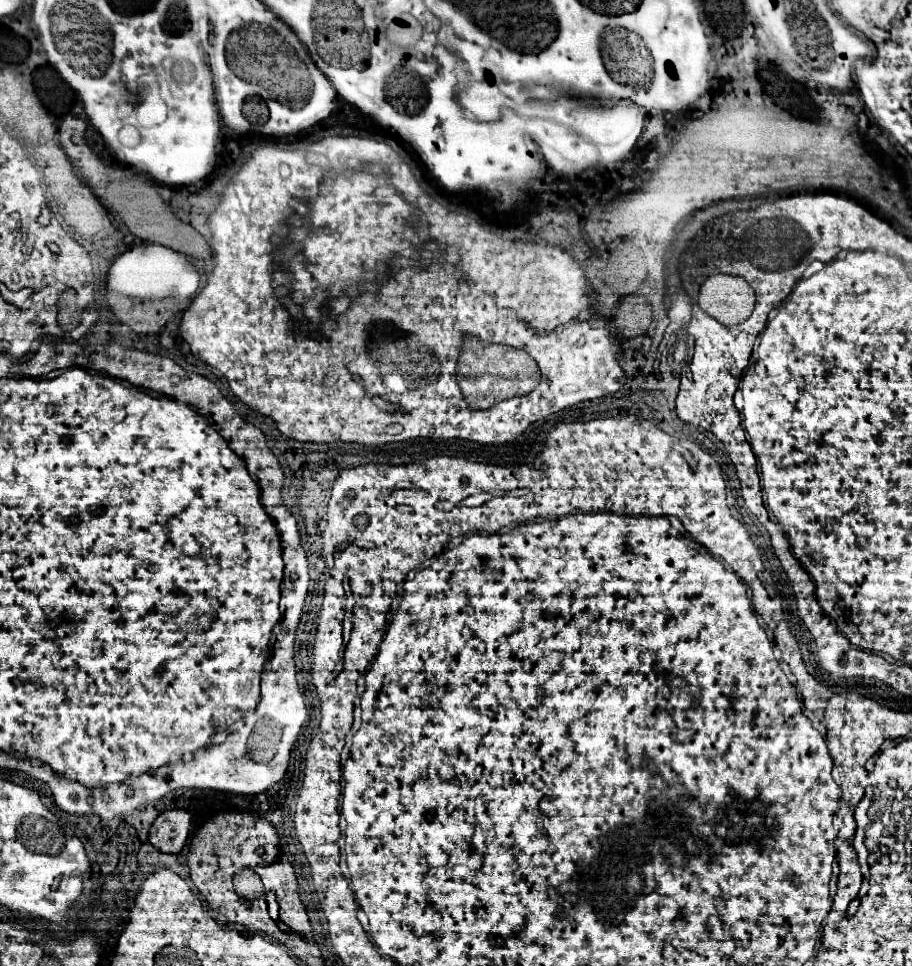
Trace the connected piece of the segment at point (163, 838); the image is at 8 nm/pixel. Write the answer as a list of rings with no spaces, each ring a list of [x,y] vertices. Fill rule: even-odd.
[[[166,810],[162,812],[150,828],[150,844],[160,852],[178,854],[192,828],[192,814],[186,810]]]

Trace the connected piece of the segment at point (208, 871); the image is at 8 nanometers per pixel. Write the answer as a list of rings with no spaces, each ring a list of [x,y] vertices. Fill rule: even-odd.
[[[224,812],[208,820],[194,834],[190,842],[190,854],[188,854],[190,876],[194,886],[206,898],[208,912],[214,920],[220,920],[222,924],[238,922],[274,938],[280,926],[268,916],[266,900],[238,898],[238,894],[232,888],[232,878],[236,870],[242,870],[242,868],[252,868],[260,878],[264,878],[264,872],[272,872],[272,868],[276,868],[276,864],[282,862],[278,844],[280,844],[280,838],[274,826],[266,824],[266,820],[254,818],[244,812]]]

